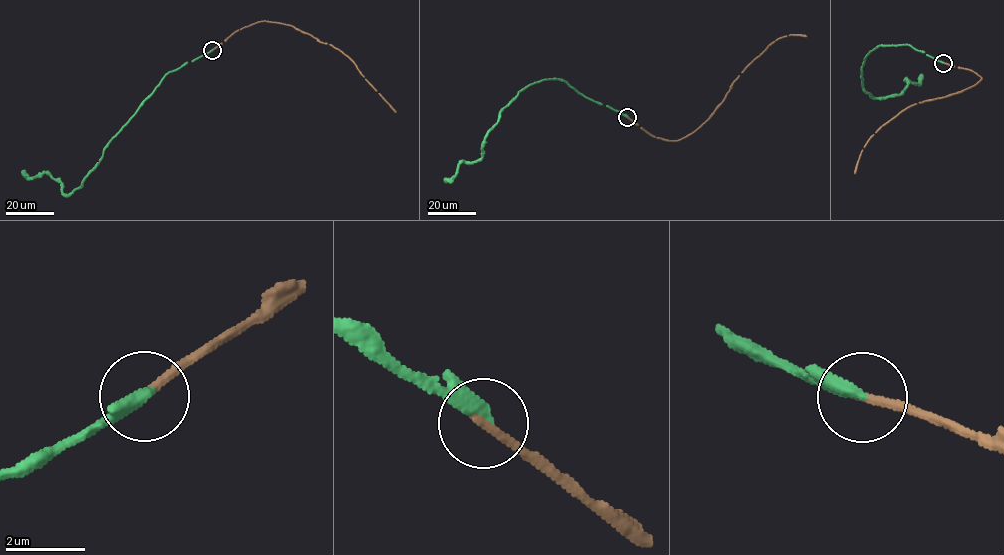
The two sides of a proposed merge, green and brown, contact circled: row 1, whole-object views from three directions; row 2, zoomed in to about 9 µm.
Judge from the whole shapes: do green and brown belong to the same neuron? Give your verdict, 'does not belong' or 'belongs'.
belongs

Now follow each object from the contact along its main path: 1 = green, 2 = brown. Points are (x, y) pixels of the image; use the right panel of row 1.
1: (943, 63), (907, 44), (879, 46), (862, 65), (863, 90), (899, 95), (922, 74)
2: (943, 63), (971, 70), (981, 79), (963, 90), (902, 110), (871, 136), (854, 173)

